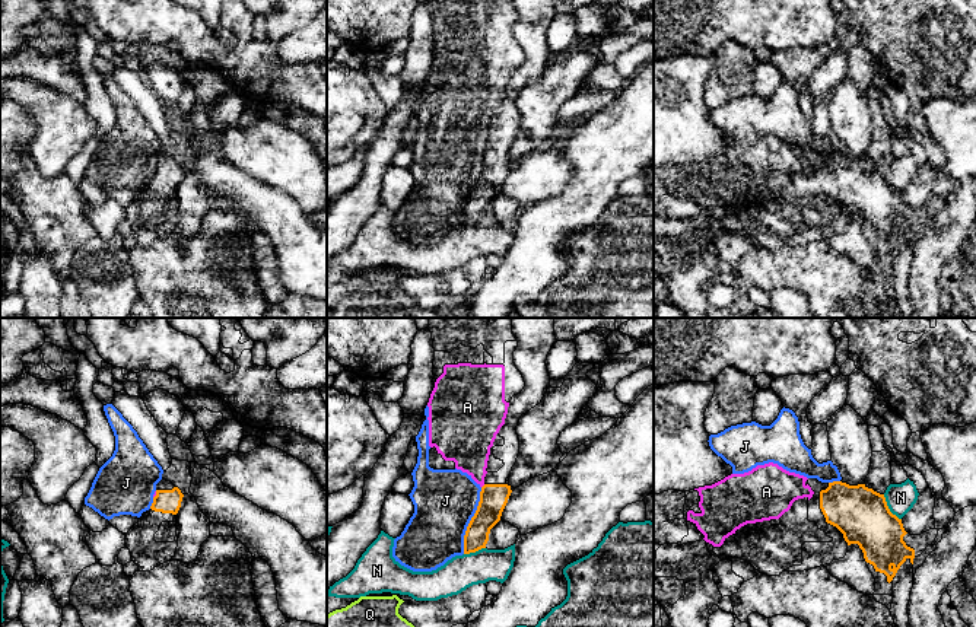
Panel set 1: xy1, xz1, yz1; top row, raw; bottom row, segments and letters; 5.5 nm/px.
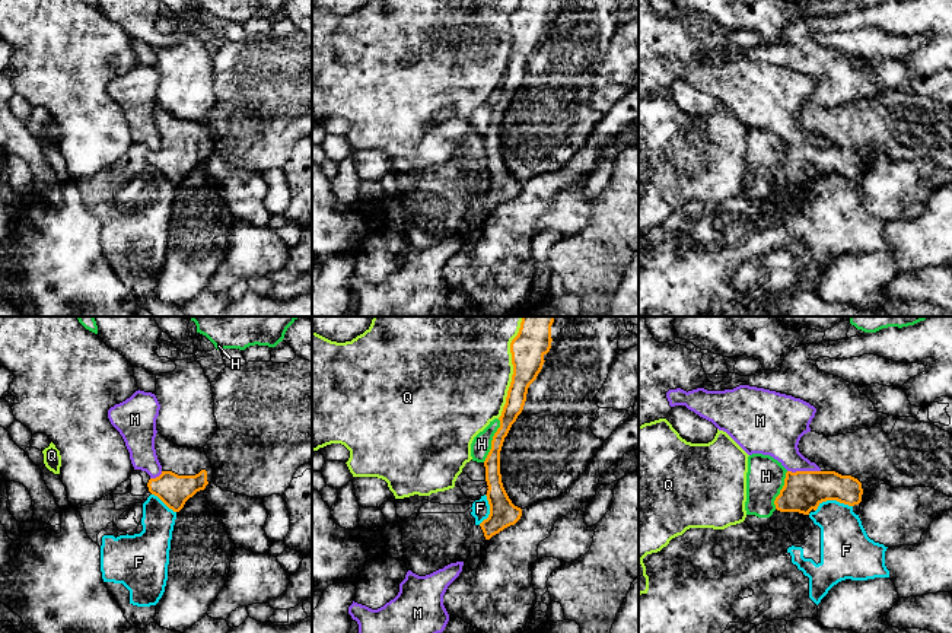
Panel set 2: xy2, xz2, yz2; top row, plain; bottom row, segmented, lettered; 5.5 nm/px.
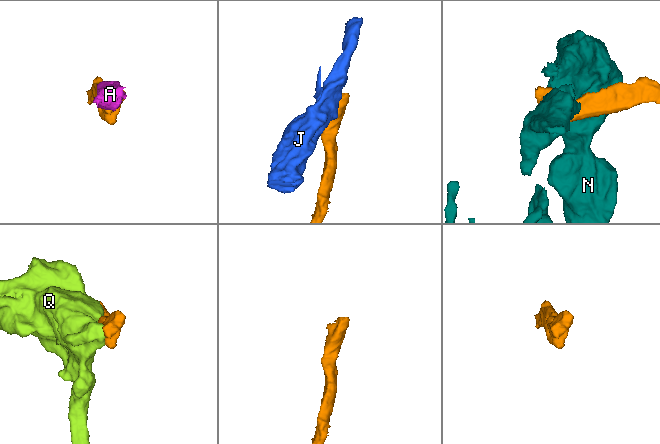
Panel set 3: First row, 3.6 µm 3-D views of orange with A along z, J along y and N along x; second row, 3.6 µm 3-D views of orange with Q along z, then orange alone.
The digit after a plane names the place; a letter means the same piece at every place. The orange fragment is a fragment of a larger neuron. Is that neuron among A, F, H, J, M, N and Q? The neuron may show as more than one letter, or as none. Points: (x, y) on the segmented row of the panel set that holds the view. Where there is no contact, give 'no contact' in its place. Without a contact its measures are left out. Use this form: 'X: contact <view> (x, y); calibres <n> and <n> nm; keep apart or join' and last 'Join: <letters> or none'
A: contact xz1 (483, 486); calibres 160 and 240 nm; keep apart
F: contact yz2 (833, 499); calibres 220 and 260 nm; keep apart
H: contact xz2 (492, 441); calibres 100 and 110 nm; keep apart
J: contact xz1 (470, 521); calibres 160 and 340 nm; keep apart
M: contact yz2 (804, 471); calibres 220 and 240 nm; keep apart
N: contact yz1 (887, 508); calibres 300 and 160 nm; keep apart
Q: contact xz2 (513, 368); calibres 190 and 480 nm; keep apart
Join: none

